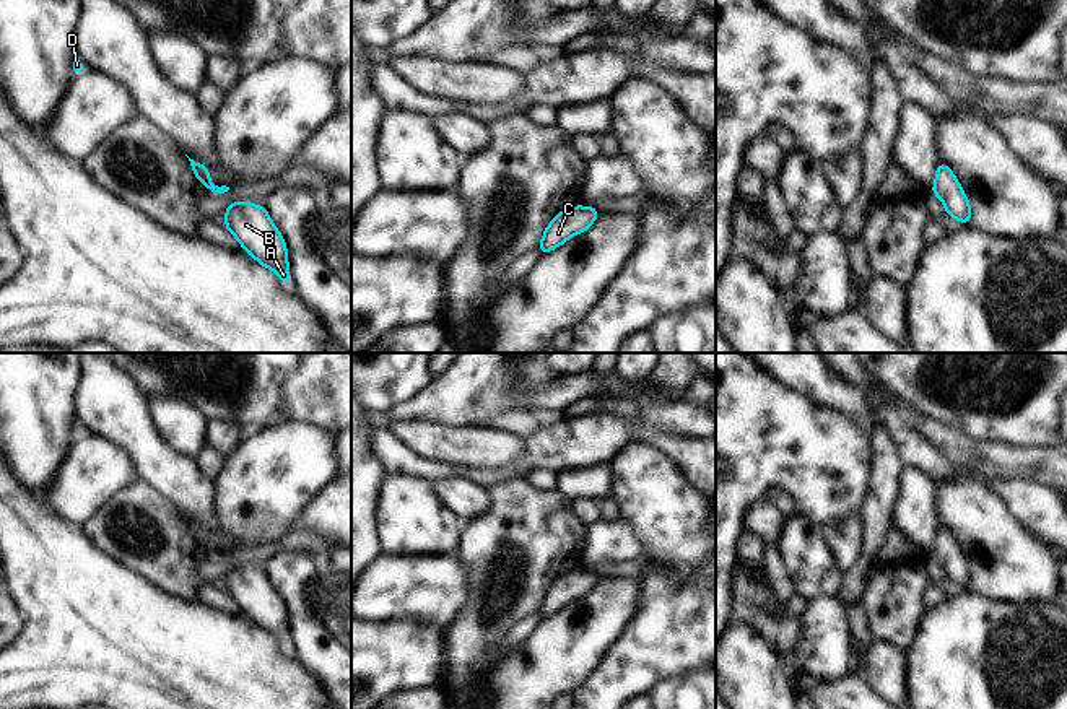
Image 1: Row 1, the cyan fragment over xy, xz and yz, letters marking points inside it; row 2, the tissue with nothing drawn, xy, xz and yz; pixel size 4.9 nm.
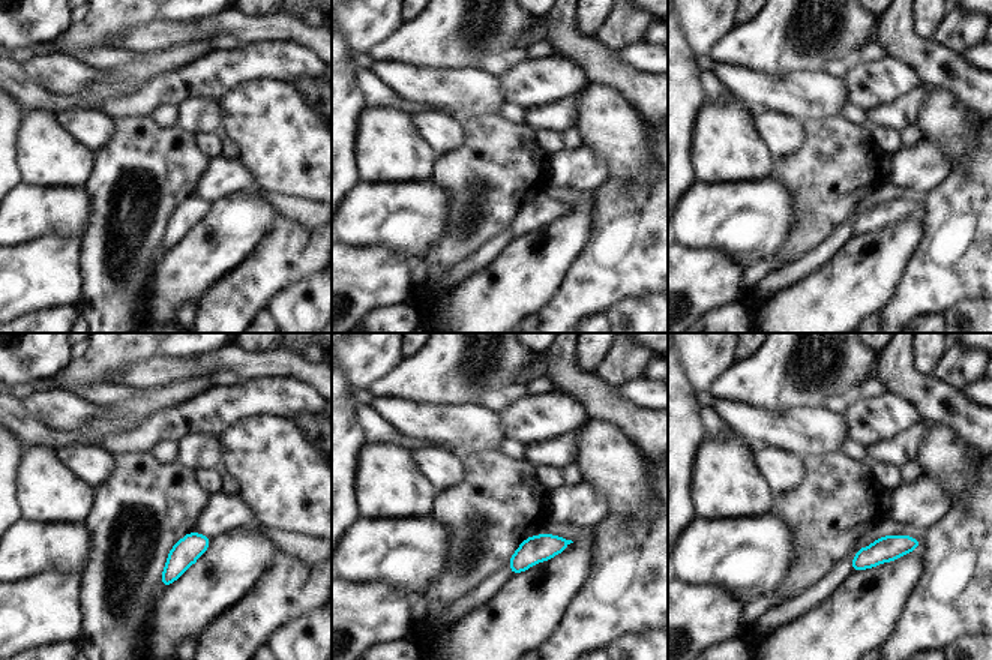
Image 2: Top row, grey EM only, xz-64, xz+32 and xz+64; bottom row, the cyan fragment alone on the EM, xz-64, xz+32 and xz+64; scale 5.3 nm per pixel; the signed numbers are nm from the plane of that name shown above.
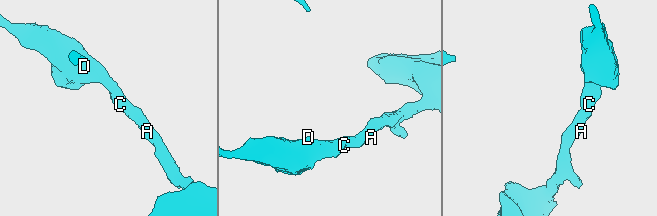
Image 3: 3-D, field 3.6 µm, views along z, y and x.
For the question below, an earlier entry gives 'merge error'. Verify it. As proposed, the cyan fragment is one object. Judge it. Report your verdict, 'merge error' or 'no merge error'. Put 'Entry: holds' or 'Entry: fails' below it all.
no merge error
Entry: fails

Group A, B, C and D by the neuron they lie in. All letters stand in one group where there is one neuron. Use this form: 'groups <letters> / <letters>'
groups A B C D

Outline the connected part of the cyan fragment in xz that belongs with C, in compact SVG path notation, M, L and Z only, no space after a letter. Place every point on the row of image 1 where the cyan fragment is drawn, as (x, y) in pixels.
M579 205L560 211L547 226L538 249L547 254L564 244L571 236L587 231L599 213L594 207Z

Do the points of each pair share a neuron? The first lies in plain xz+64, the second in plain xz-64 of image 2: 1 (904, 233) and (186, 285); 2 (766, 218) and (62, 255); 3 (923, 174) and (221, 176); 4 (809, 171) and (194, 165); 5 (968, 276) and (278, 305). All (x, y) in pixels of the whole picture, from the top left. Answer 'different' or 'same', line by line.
1: same
2: different
3: same
4: same
5: different

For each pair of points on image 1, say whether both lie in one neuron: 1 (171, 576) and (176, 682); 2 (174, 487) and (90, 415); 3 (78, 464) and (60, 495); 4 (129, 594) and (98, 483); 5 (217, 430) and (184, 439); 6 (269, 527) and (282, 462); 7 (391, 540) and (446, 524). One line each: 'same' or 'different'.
1: different
2: same
3: same
4: different
5: different
6: same
7: same

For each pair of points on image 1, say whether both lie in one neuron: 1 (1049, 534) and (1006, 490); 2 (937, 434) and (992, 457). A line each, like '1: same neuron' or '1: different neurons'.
1: same neuron
2: same neuron

